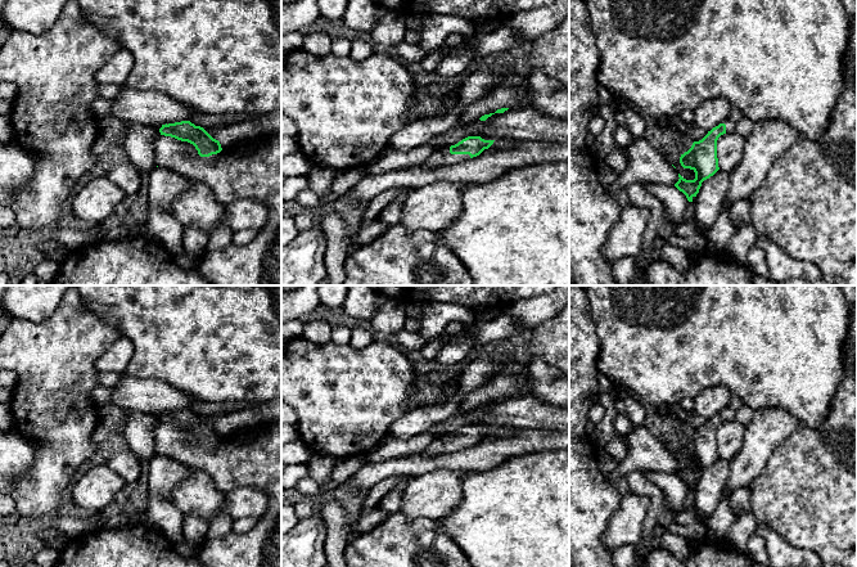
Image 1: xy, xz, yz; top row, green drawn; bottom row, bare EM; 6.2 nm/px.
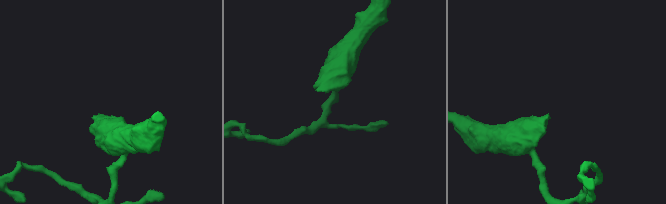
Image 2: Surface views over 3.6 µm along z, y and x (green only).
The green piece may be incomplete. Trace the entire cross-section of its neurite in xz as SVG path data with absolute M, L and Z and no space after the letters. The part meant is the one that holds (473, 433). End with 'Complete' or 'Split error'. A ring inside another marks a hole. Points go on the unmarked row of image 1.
M468 424L450 436L432 440L425 447L423 458L433 459L438 455L465 450L488 437L495 428L484 428L481 424Z. Split error

